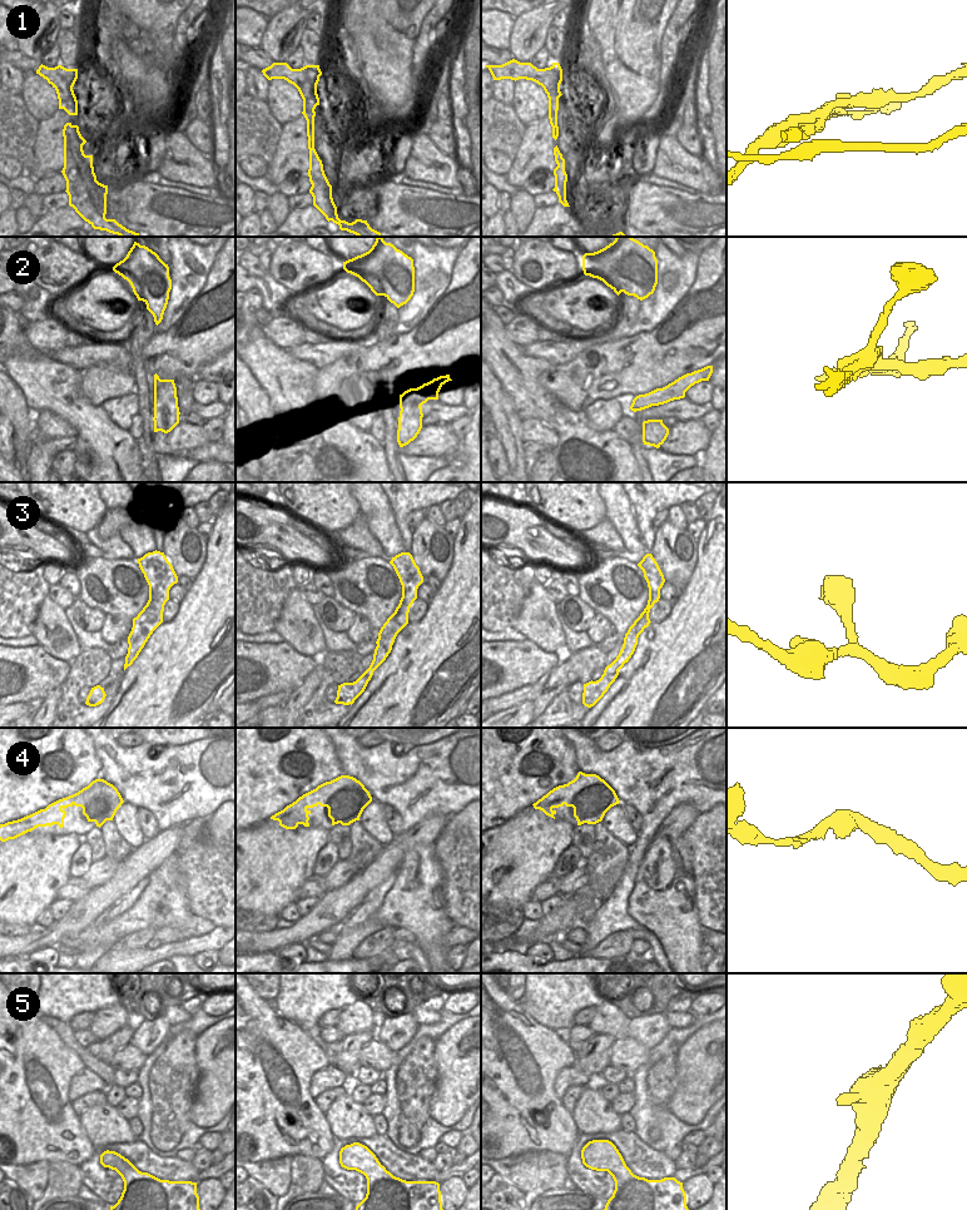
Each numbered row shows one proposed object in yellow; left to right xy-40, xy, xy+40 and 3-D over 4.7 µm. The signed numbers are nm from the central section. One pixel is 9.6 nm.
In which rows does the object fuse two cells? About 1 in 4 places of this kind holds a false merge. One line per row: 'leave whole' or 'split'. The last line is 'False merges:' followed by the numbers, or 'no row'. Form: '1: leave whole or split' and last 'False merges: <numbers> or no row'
1: split
2: split
3: leave whole
4: leave whole
5: leave whole
False merges: 1, 2

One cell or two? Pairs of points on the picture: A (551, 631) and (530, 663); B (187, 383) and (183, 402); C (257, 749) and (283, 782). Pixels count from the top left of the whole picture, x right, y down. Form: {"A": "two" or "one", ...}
{"A": "two", "B": "one", "C": "one"}

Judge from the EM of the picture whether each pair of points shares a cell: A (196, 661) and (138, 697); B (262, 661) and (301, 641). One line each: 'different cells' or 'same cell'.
A: same cell
B: different cells

